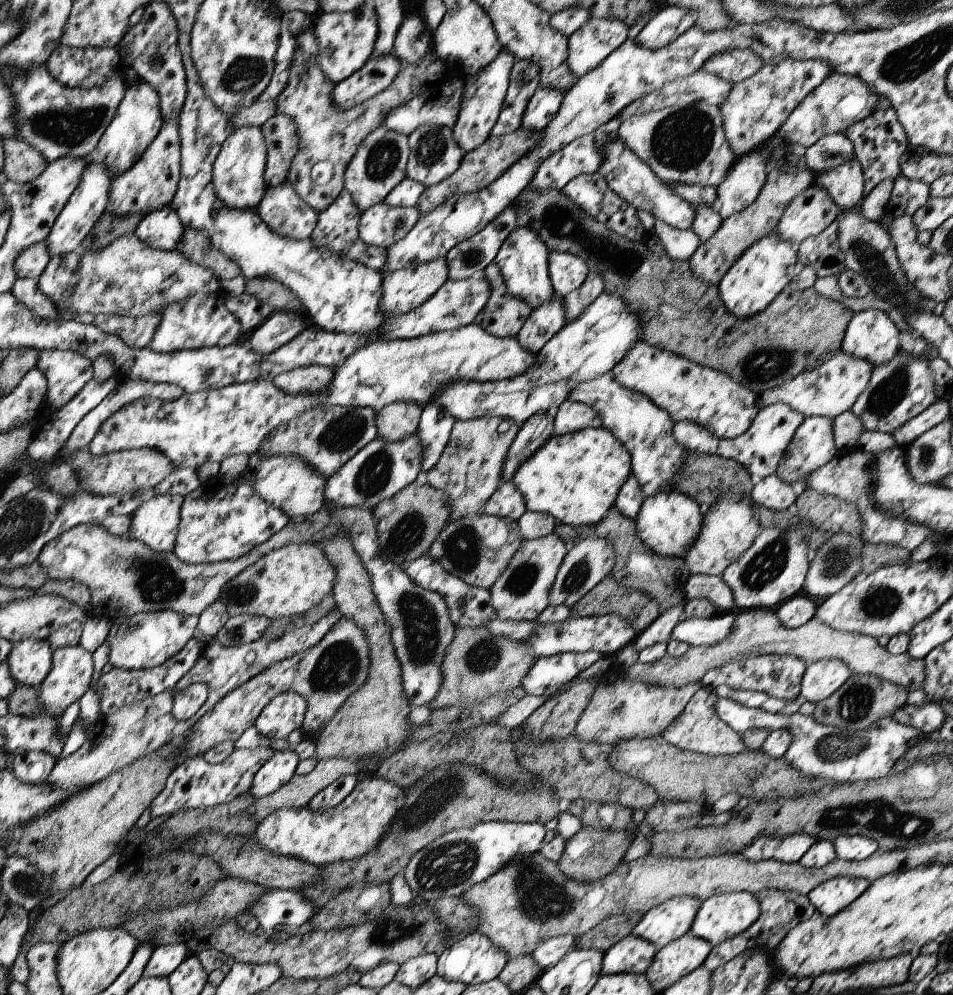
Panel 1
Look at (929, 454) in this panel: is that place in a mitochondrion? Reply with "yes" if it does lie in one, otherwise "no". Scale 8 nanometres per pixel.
yes

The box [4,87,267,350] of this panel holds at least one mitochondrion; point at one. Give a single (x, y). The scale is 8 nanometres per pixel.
(67, 127)

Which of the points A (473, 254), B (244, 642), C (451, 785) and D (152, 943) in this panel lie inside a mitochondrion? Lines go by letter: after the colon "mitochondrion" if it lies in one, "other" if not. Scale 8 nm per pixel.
A: mitochondrion
B: other
C: mitochondrion
D: other

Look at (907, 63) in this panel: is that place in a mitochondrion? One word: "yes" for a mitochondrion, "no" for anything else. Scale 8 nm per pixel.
yes

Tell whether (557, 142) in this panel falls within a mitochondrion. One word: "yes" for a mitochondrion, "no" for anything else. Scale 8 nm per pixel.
no

